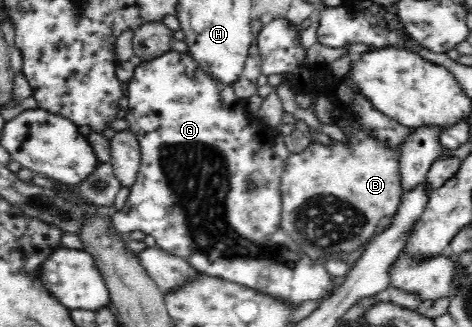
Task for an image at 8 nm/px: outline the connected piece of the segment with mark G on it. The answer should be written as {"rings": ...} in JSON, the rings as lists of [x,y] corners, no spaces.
{"rings":[[[174,49],[165,52],[162,56],[142,61],[135,68],[134,74],[129,81],[129,97],[122,116],[129,125],[128,131],[140,143],[143,157],[137,179],[129,187],[130,194],[124,206],[117,210],[114,216],[110,217],[110,232],[118,233],[120,236],[127,238],[130,232],[141,230],[146,234],[150,234],[157,241],[156,246],[164,252],[182,257],[195,270],[200,270],[224,281],[233,282],[236,285],[245,286],[256,293],[262,294],[262,296],[268,296],[271,300],[281,302],[282,305],[286,305],[286,308],[290,310],[296,310],[300,304],[304,304],[308,300],[325,301],[332,297],[334,293],[337,293],[340,285],[336,286],[332,282],[332,275],[324,268],[323,263],[316,264],[316,260],[303,252],[300,243],[294,242],[294,239],[290,238],[290,235],[281,227],[283,197],[281,180],[282,174],[285,173],[285,161],[274,155],[274,138],[278,133],[273,128],[261,124],[260,119],[254,114],[249,114],[247,101],[238,99],[231,85],[218,84],[218,82],[210,80],[210,77],[206,77],[206,73],[199,70],[188,52],[182,53]]]}

